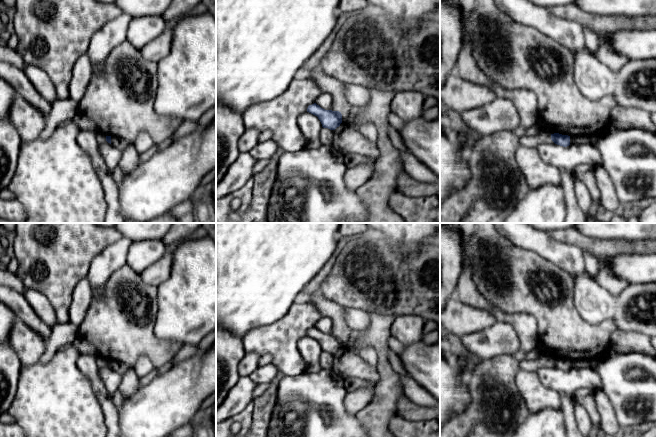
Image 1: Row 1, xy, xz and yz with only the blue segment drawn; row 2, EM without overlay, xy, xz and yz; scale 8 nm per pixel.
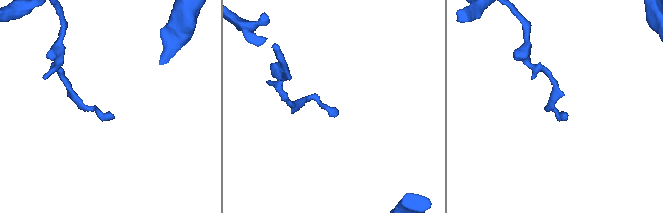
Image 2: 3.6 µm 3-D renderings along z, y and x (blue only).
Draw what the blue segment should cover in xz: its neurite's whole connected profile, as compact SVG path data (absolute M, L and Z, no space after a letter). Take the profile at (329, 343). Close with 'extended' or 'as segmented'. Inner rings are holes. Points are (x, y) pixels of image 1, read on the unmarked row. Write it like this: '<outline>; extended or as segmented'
M316 327L309 329L307 332L307 336L317 340L323 352L335 354L342 347L341 336L325 334Z; as segmented

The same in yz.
M559 357L551 358L551 364L560 370L567 371L570 369L570 360Z; as segmented

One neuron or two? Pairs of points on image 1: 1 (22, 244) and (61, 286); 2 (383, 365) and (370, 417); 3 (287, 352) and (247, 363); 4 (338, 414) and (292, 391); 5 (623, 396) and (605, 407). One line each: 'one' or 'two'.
1: one
2: one
3: two
4: one
5: two

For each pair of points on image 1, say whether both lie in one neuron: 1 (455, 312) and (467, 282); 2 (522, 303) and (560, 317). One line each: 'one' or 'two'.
1: two
2: one

